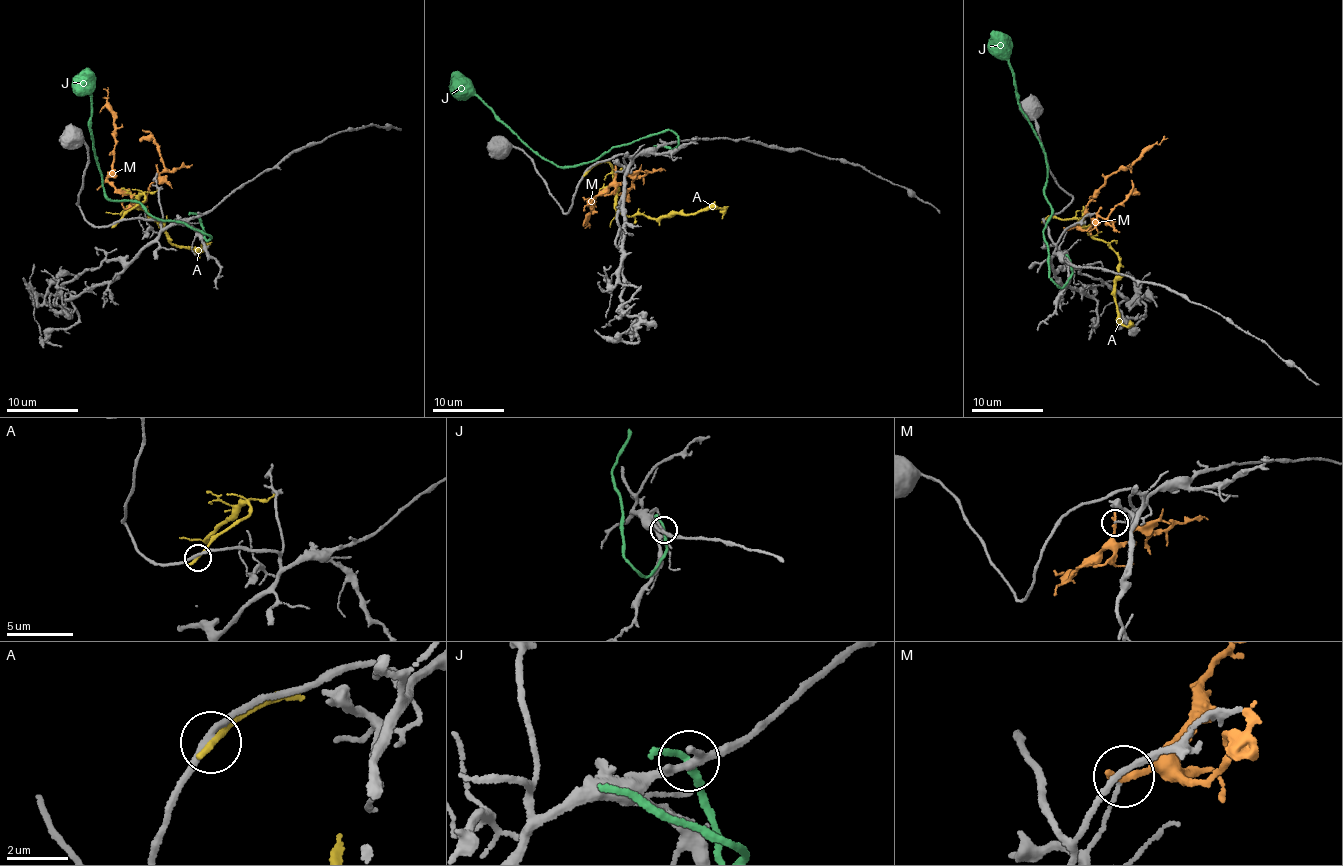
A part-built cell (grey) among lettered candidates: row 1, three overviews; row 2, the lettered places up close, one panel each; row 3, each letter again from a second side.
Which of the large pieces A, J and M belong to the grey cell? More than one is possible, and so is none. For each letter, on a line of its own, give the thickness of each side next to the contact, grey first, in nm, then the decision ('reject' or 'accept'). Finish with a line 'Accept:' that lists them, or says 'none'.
A: calibres 200 and 240 nm; reject
J: calibres 280 and 240 nm; reject
M: calibres 120 and 280 nm; reject
Accept: none

